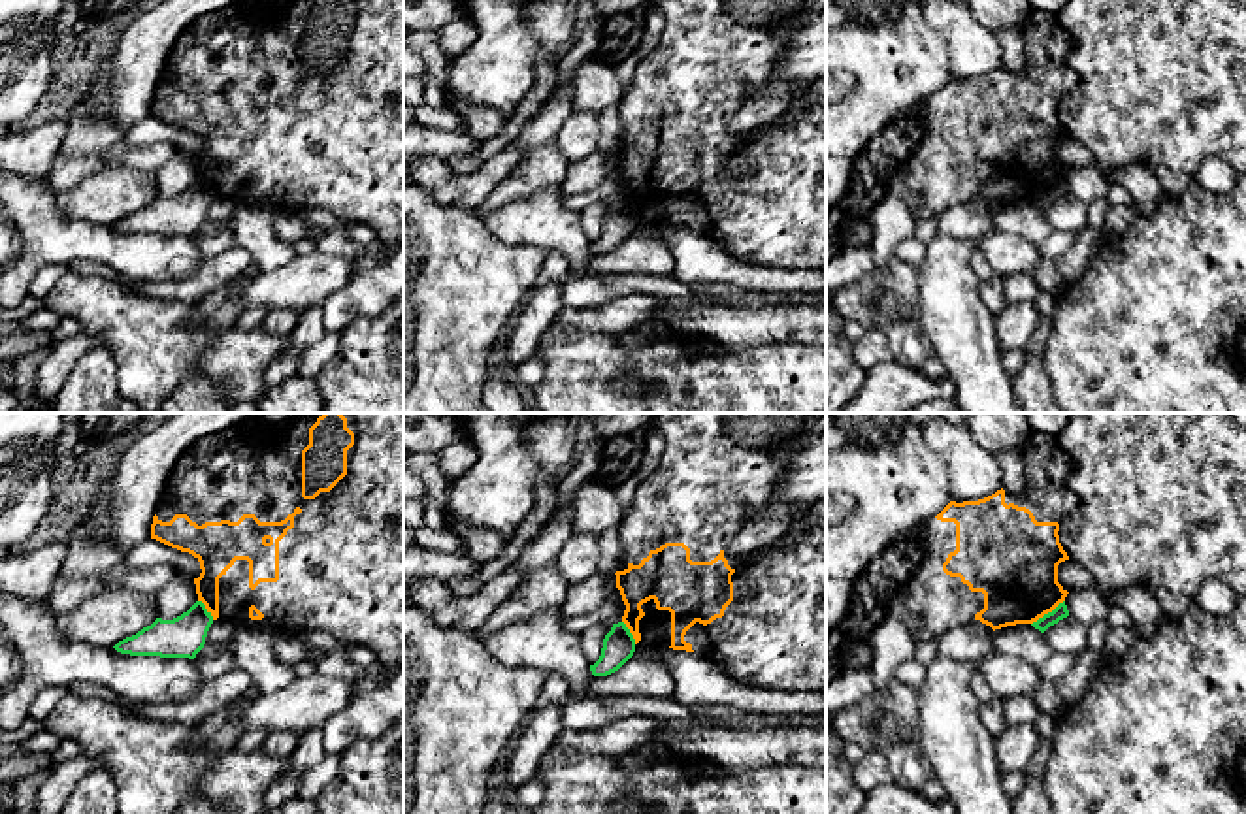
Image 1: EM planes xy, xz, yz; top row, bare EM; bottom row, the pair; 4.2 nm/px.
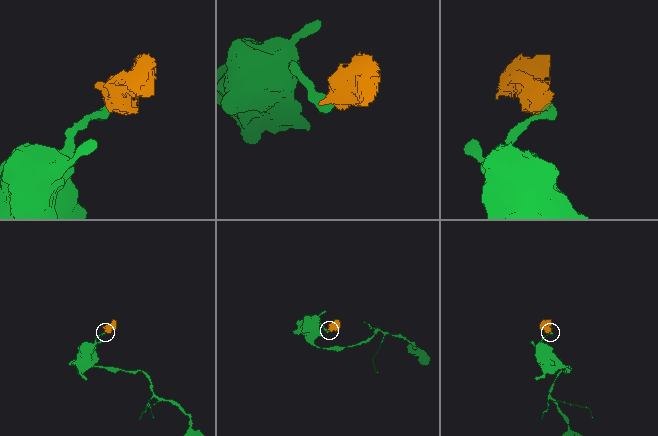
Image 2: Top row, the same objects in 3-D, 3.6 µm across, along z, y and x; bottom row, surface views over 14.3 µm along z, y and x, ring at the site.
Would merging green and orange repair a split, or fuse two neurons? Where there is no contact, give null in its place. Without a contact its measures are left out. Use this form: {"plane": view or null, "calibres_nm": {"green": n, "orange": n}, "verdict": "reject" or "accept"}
{"plane": "yz", "calibres_nm": {"green": 60, "orange": 360}, "verdict": "reject"}

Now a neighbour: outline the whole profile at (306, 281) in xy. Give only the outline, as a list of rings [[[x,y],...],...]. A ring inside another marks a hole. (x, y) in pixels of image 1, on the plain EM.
[[[313,251],[309,254],[296,254],[288,264],[260,271],[243,290],[243,309],[262,307],[296,309],[322,305],[336,290],[343,288],[353,277],[351,260],[322,254]]]

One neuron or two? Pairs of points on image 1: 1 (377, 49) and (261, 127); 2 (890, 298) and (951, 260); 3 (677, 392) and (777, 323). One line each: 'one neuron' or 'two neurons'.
1: one neuron
2: two neurons
3: two neurons

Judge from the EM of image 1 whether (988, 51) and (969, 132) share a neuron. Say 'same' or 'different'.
different

